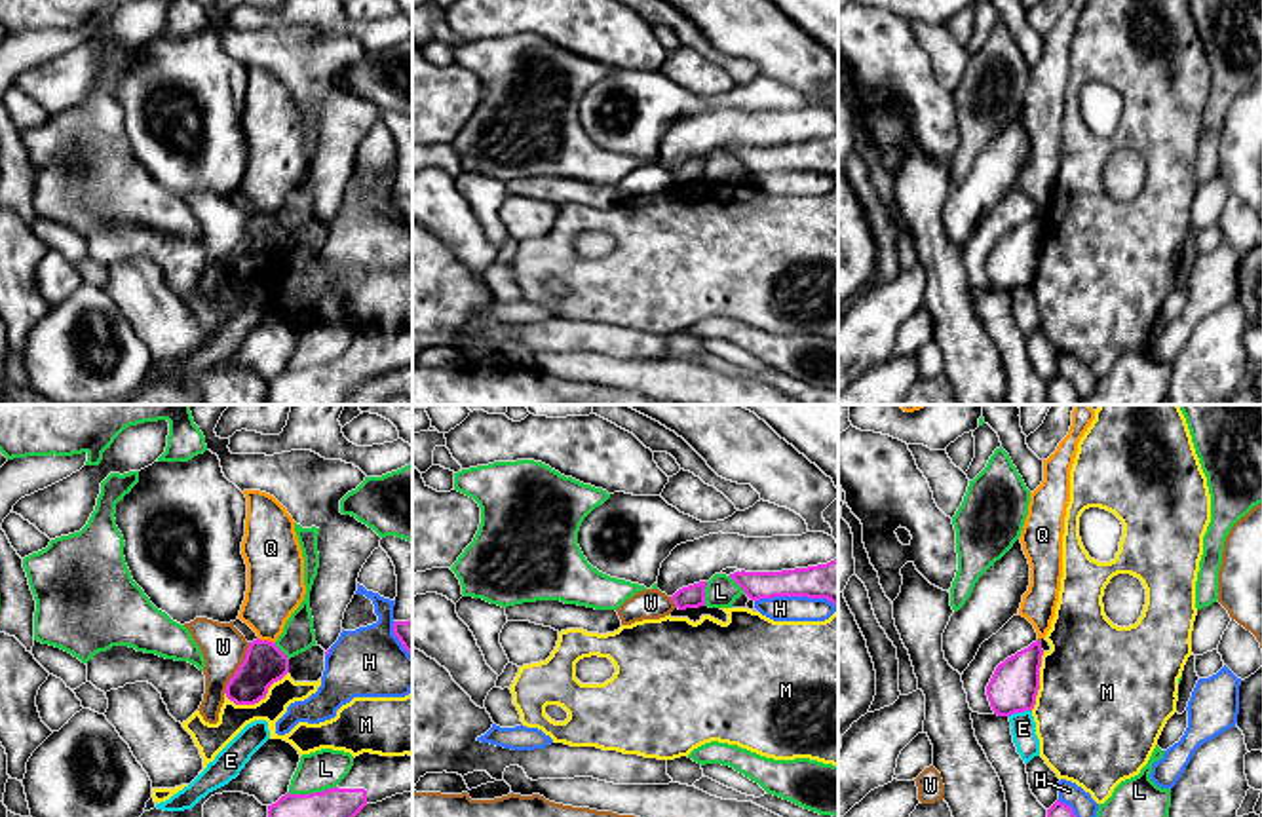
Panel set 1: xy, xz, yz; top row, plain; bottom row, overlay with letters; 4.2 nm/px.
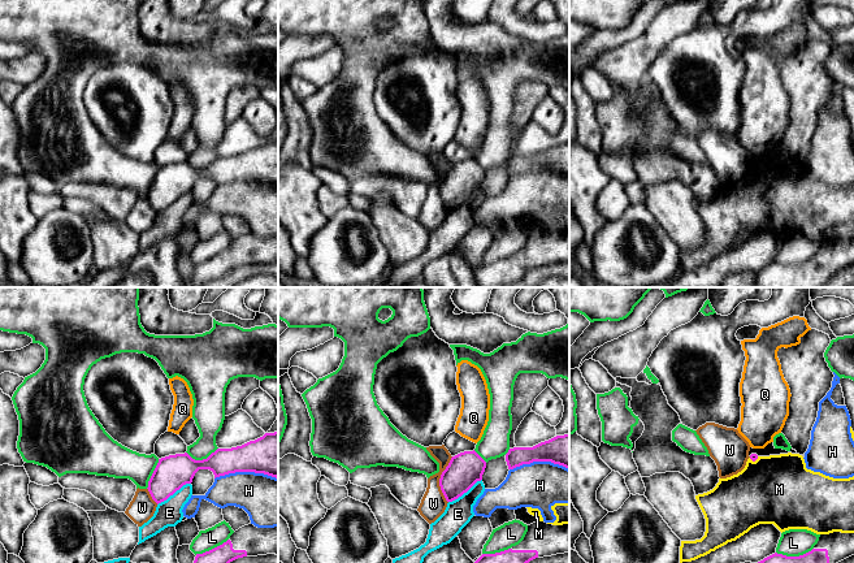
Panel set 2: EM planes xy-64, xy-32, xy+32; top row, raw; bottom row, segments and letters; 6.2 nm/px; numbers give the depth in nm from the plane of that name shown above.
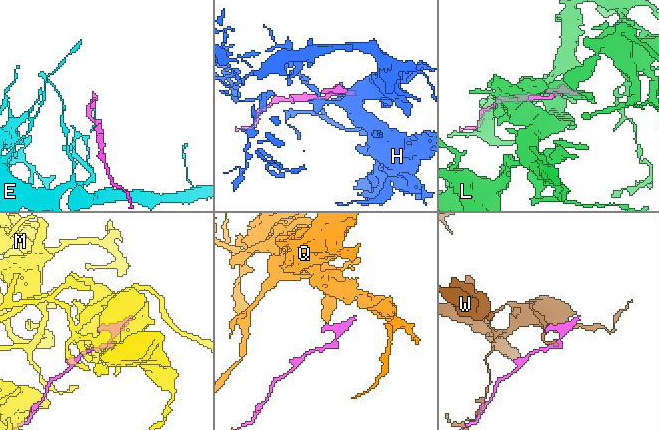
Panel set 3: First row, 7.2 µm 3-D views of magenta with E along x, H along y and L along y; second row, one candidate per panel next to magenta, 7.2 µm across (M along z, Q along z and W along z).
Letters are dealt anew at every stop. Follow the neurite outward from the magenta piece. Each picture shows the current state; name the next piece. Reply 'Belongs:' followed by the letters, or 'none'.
Belongs: none

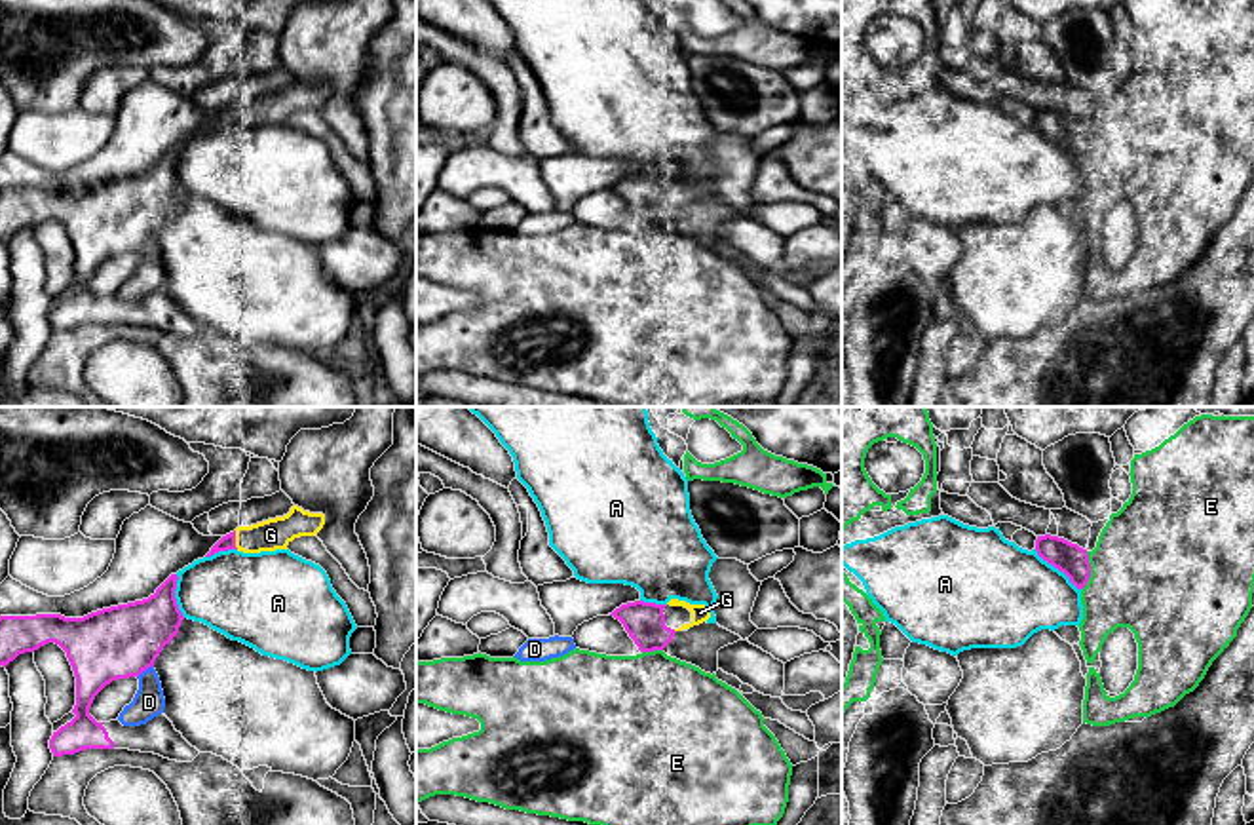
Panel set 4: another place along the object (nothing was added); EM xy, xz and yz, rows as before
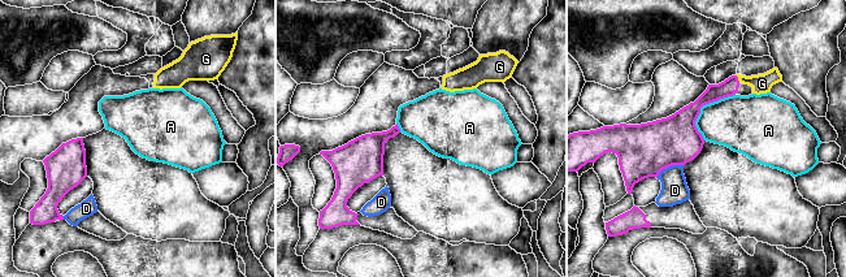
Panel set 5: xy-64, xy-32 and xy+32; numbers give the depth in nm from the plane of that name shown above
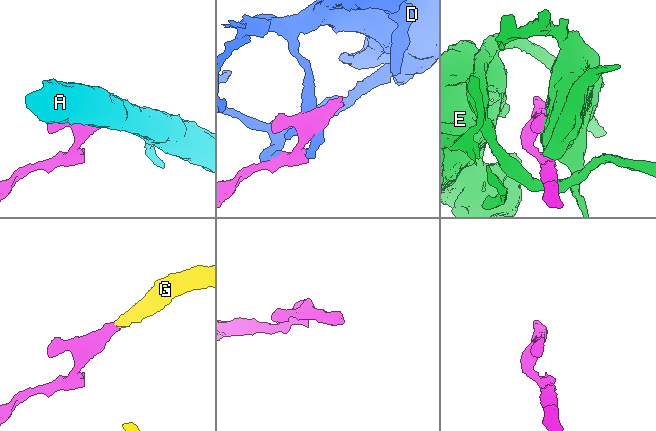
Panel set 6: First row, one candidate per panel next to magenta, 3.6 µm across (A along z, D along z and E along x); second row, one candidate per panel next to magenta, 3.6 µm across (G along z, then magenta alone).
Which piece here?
Belongs: G

